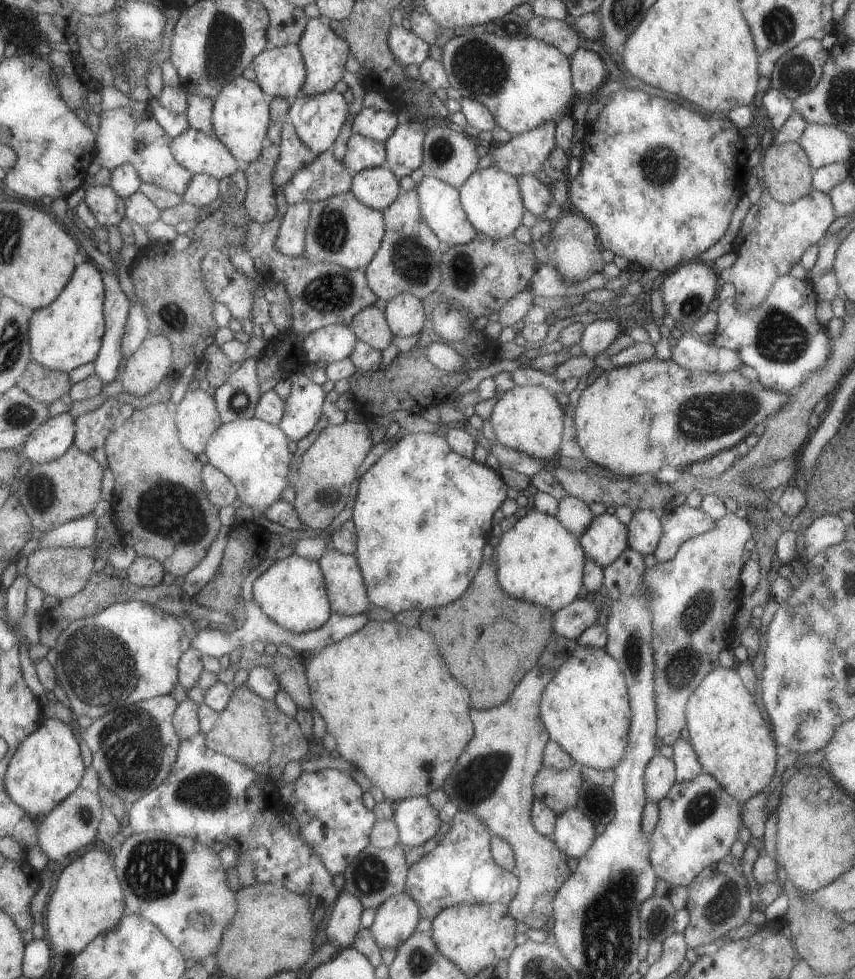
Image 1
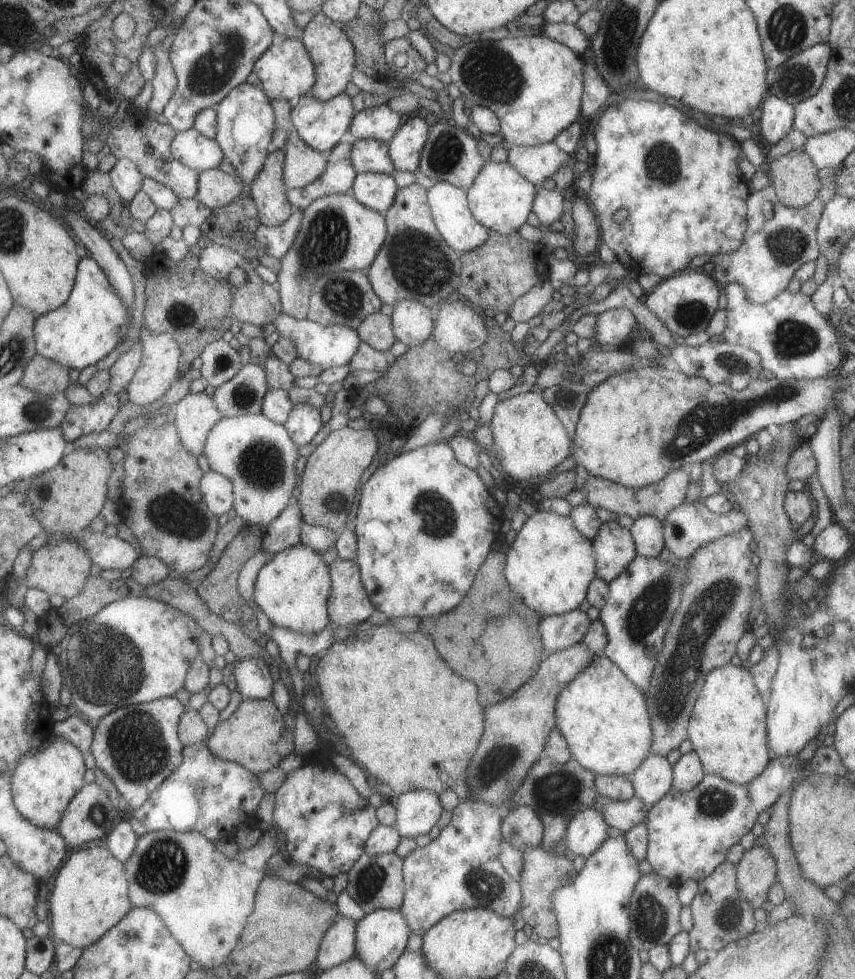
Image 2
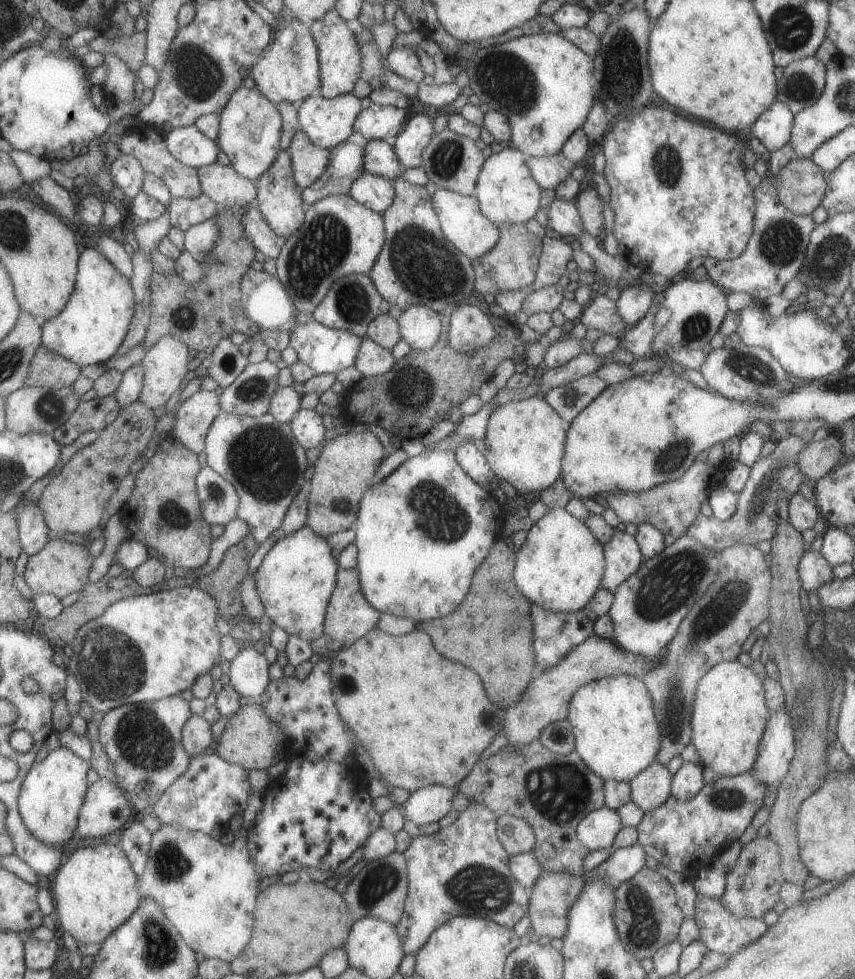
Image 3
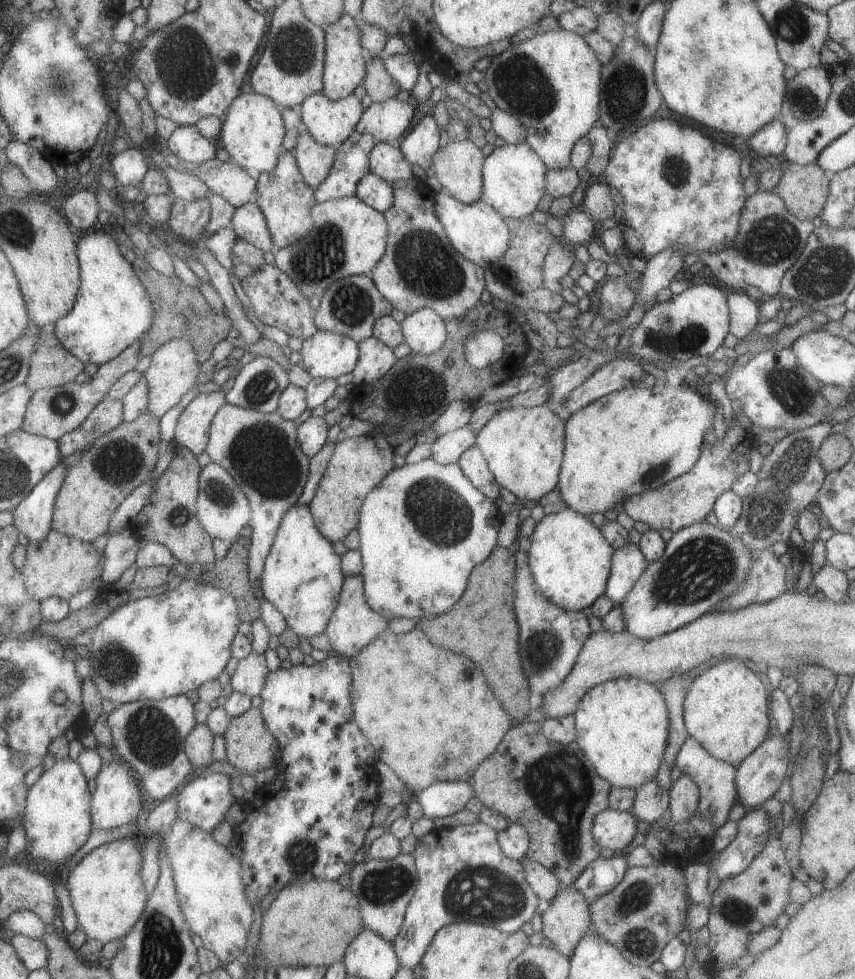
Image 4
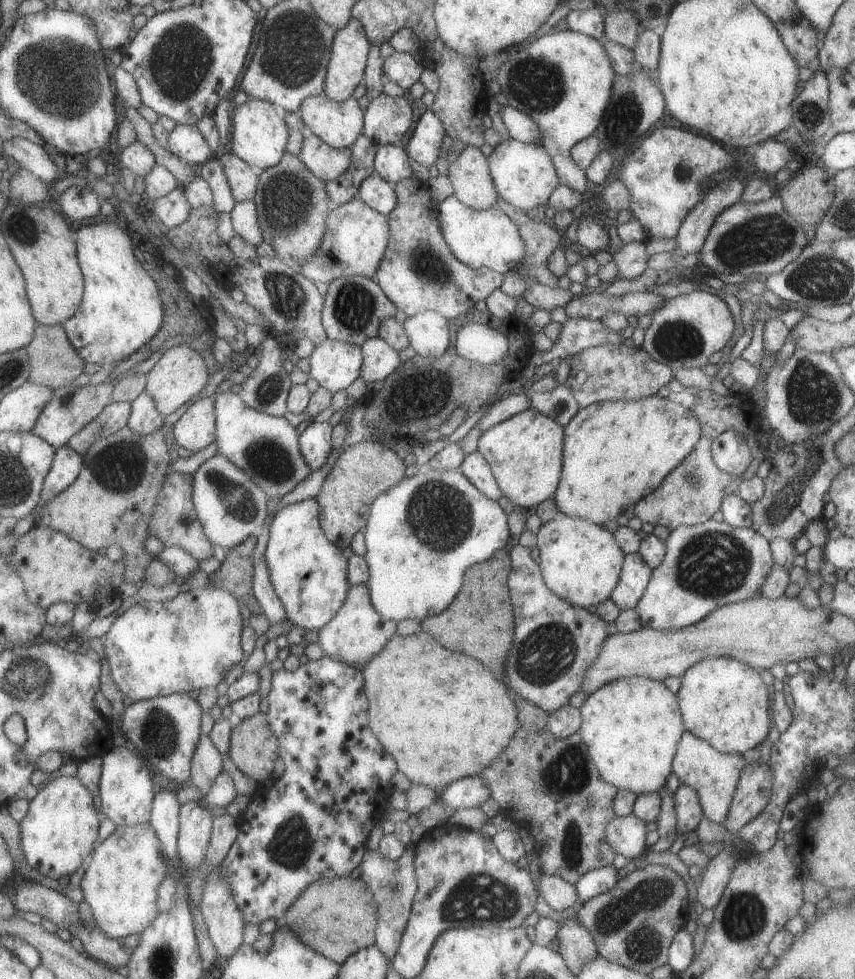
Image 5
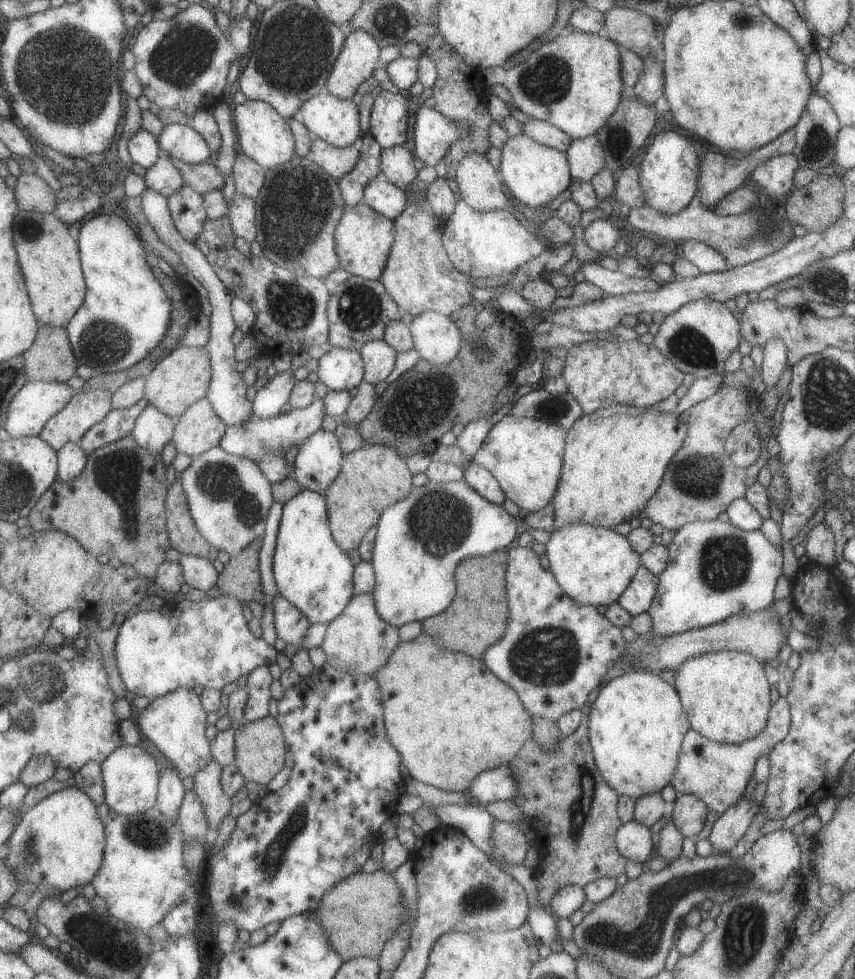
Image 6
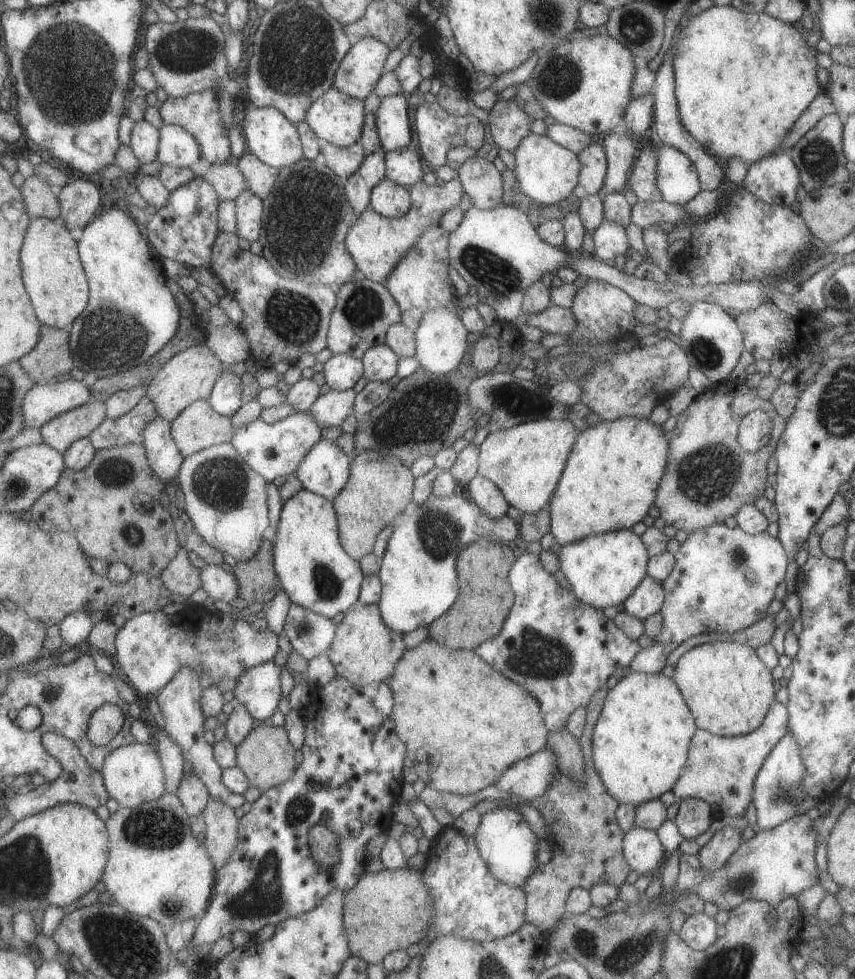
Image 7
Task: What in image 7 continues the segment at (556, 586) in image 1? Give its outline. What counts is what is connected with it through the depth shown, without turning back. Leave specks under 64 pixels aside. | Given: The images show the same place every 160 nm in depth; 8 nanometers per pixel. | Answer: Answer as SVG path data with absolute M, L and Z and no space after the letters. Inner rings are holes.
M629 529L585 536L581 540L563 544L556 556L559 570L571 586L575 598L586 606L601 610L611 606L620 609L623 600L633 594L645 576L649 560L641 538Z

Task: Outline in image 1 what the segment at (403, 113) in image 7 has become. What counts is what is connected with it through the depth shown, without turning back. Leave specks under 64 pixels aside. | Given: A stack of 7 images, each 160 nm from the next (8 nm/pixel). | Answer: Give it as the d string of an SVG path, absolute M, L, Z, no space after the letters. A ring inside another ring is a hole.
M361 107L352 122L352 134L384 143L399 123L396 112L383 112Z

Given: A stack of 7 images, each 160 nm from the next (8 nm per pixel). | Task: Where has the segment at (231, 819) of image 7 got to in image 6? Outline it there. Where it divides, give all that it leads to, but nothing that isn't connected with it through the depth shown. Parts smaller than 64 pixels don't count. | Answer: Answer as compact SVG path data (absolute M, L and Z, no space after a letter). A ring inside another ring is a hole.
M215 758L194 777L194 789L204 803L212 836L221 828L223 820L230 816L233 800L225 793L222 786L224 767Z

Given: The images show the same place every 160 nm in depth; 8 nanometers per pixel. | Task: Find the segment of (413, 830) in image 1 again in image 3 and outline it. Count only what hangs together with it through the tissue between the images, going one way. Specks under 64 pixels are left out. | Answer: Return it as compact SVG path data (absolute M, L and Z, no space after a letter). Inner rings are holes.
M429 785L410 793L400 806L405 818L419 827L421 824L437 822L452 808L454 790L443 785Z

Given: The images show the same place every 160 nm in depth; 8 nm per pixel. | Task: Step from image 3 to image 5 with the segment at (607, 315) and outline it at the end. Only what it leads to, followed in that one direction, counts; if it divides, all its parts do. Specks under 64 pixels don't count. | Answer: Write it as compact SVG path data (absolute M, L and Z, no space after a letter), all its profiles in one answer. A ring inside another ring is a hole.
M629 242L611 255L619 279L633 280L646 269L648 256L644 242Z

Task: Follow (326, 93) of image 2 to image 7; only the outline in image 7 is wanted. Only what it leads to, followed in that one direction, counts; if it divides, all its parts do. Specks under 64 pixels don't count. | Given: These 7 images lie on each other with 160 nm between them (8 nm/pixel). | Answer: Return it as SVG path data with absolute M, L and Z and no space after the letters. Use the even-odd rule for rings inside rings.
M361 37L345 54L331 89L364 101L381 78L389 53L389 48L383 42L372 37Z

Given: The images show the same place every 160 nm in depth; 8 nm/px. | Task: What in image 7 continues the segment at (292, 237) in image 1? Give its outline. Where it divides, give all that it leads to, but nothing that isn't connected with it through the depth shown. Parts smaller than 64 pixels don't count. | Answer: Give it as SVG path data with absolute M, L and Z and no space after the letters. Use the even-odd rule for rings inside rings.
M245 190L235 200L237 206L238 235L249 242L261 238L261 224L264 218L264 200L251 190Z

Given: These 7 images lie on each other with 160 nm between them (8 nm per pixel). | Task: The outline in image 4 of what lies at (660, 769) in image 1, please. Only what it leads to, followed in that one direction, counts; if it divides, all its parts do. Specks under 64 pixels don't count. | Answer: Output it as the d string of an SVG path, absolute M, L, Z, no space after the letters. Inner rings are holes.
M655 780L639 785L635 789L633 806L630 813L636 819L655 823L668 810L668 792L665 792Z

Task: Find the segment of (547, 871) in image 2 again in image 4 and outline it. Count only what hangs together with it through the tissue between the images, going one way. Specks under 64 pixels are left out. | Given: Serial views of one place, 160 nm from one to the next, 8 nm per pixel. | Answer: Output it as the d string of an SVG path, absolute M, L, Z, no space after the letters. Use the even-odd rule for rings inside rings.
M573 886L568 889L559 889L555 898L549 903L546 910L541 913L542 933L551 941L551 946L557 949L563 956L569 958L578 941L590 932L590 912L585 897Z

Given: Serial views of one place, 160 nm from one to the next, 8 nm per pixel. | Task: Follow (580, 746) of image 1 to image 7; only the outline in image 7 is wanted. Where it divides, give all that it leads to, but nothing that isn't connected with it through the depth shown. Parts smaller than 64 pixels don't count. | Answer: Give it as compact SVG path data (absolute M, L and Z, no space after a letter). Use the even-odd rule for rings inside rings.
M629 671L613 688L606 691L606 696L601 702L600 716L591 738L593 768L607 793L618 803L637 807L641 802L660 799L661 794L672 791L671 786L684 770L689 740L695 730L698 728L695 726L693 716L672 679L661 673L645 674Z

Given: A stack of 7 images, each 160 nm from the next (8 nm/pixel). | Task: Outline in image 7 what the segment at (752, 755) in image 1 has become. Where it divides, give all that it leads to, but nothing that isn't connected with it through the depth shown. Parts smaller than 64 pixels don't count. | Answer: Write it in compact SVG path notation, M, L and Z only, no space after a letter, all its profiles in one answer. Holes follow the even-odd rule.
M714 641L681 654L673 682L693 716L695 726L719 737L735 737L756 730L774 702L770 670L750 647L737 642Z

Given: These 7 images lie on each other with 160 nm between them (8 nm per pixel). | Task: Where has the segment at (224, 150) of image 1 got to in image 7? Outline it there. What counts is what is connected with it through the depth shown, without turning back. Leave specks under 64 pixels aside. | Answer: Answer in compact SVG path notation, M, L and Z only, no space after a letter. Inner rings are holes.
M167 124L160 128L158 161L178 168L191 168L203 157L199 140L184 127Z

